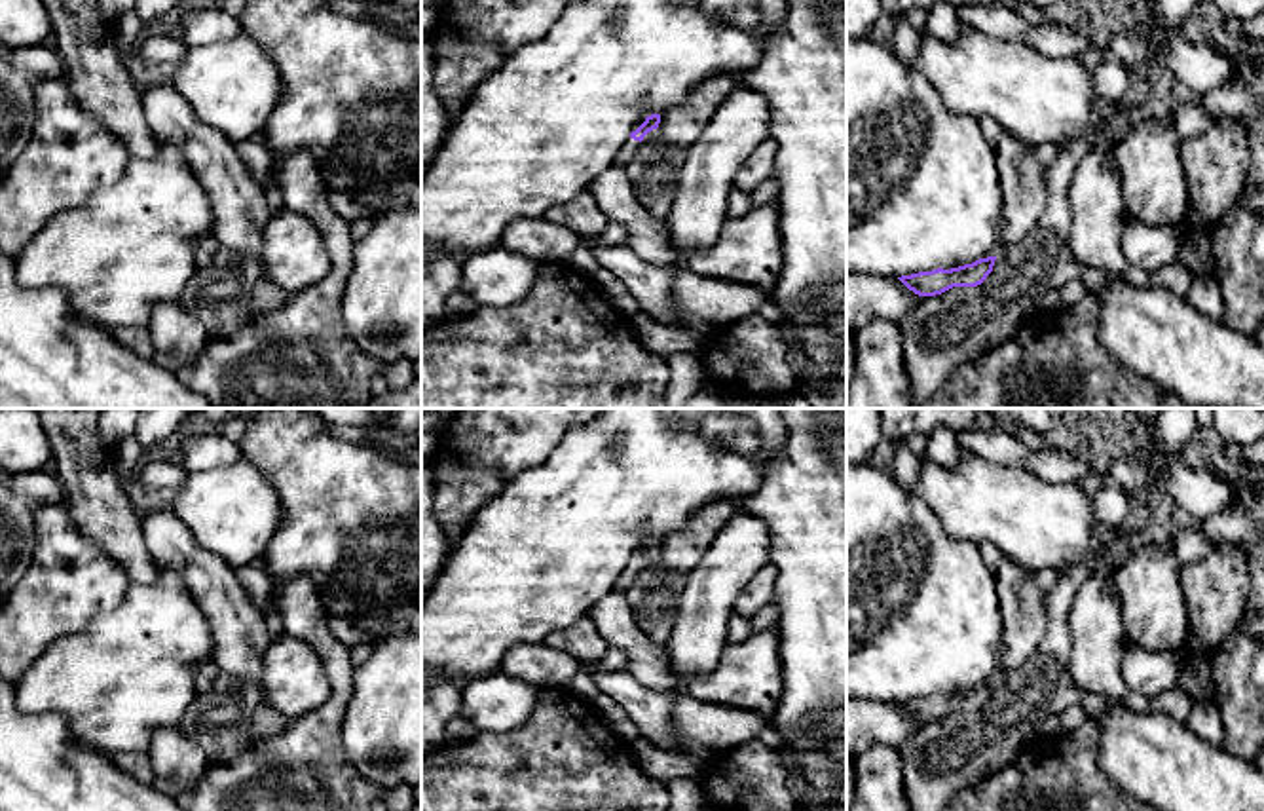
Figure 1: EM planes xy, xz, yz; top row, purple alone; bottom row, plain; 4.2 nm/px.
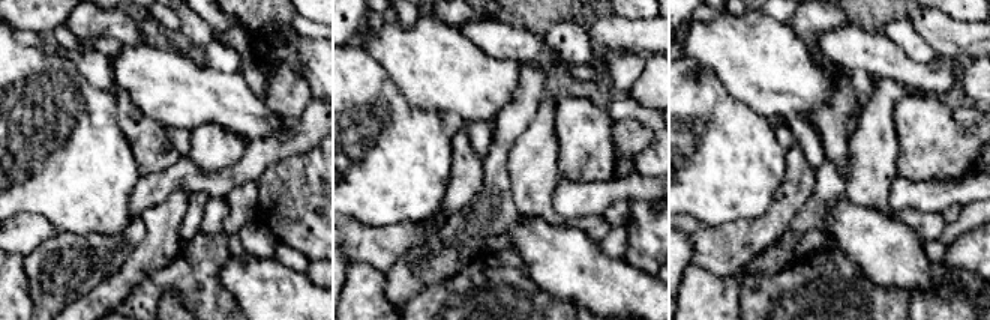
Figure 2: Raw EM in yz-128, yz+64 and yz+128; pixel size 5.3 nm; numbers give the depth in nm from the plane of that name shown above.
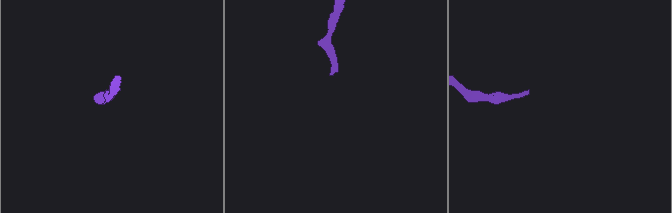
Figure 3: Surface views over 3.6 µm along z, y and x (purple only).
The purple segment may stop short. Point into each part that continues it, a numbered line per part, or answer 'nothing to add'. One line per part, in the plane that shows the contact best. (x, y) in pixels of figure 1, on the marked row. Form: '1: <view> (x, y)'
1: xz (631, 145)

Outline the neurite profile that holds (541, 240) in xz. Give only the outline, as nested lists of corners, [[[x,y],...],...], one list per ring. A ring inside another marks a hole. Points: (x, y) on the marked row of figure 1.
[[[545,217],[511,222],[499,241],[503,249],[530,256],[541,264],[566,262],[579,243],[581,237],[577,234]]]

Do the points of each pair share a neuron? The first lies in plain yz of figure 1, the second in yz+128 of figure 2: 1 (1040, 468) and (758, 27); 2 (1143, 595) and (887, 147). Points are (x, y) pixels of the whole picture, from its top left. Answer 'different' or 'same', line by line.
1: different
2: different

